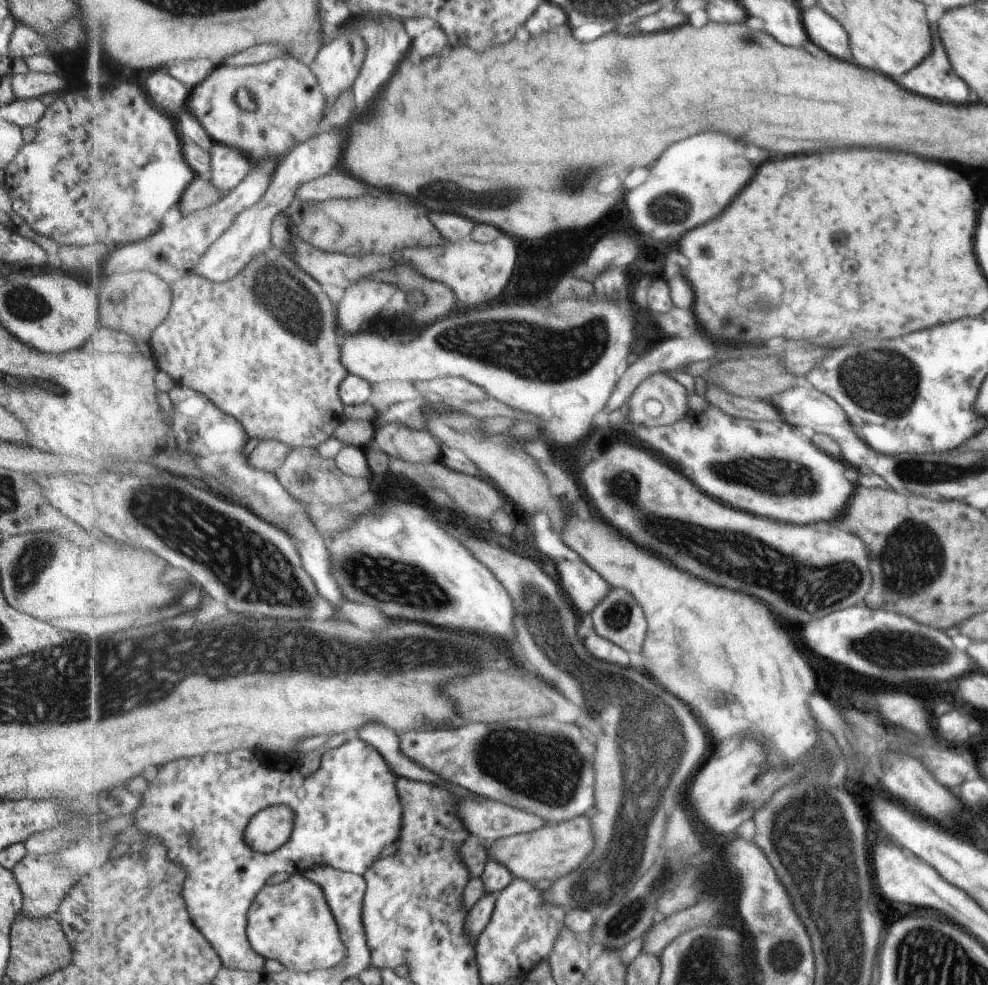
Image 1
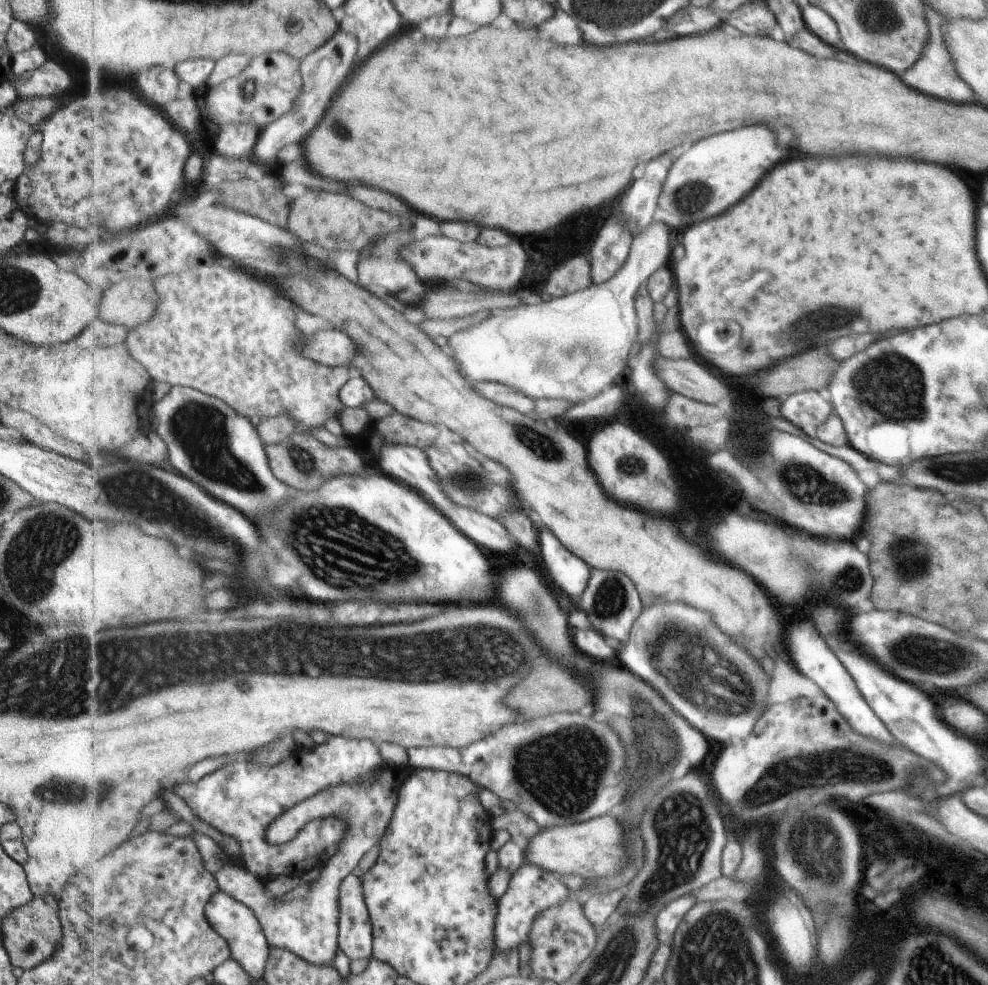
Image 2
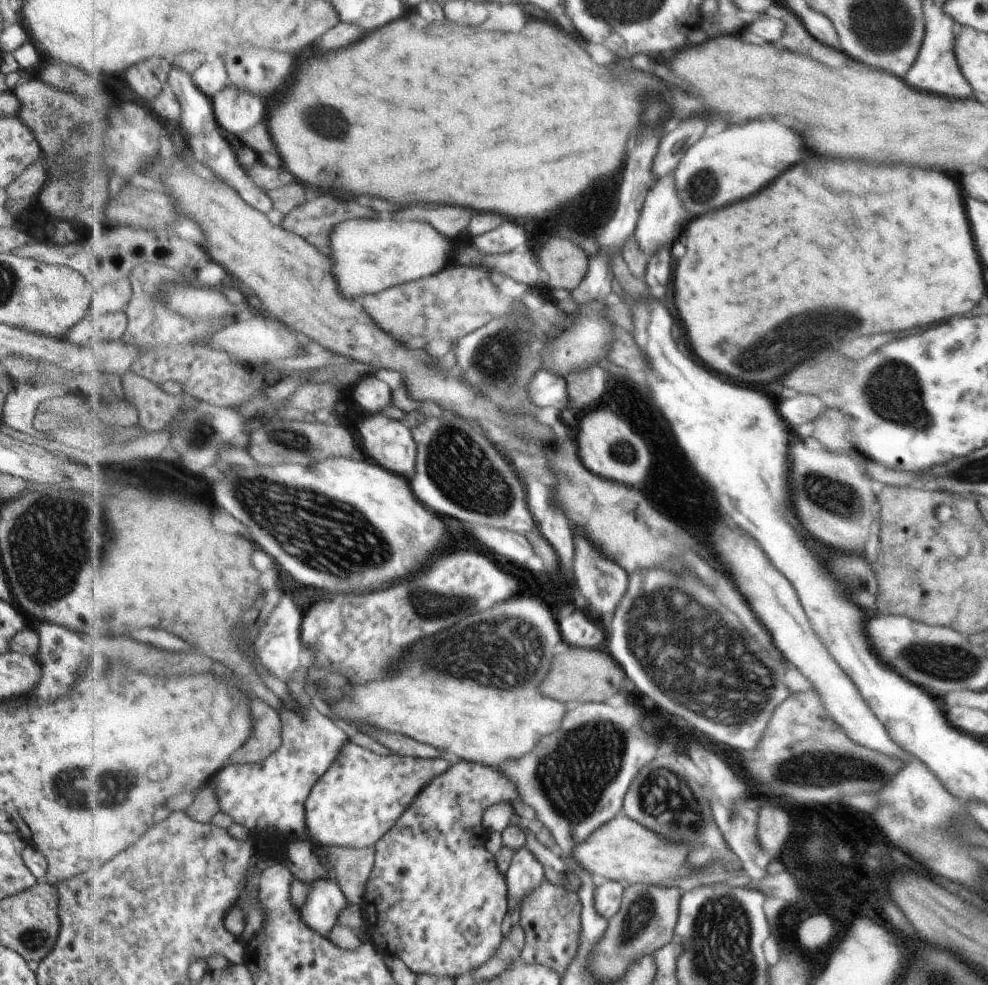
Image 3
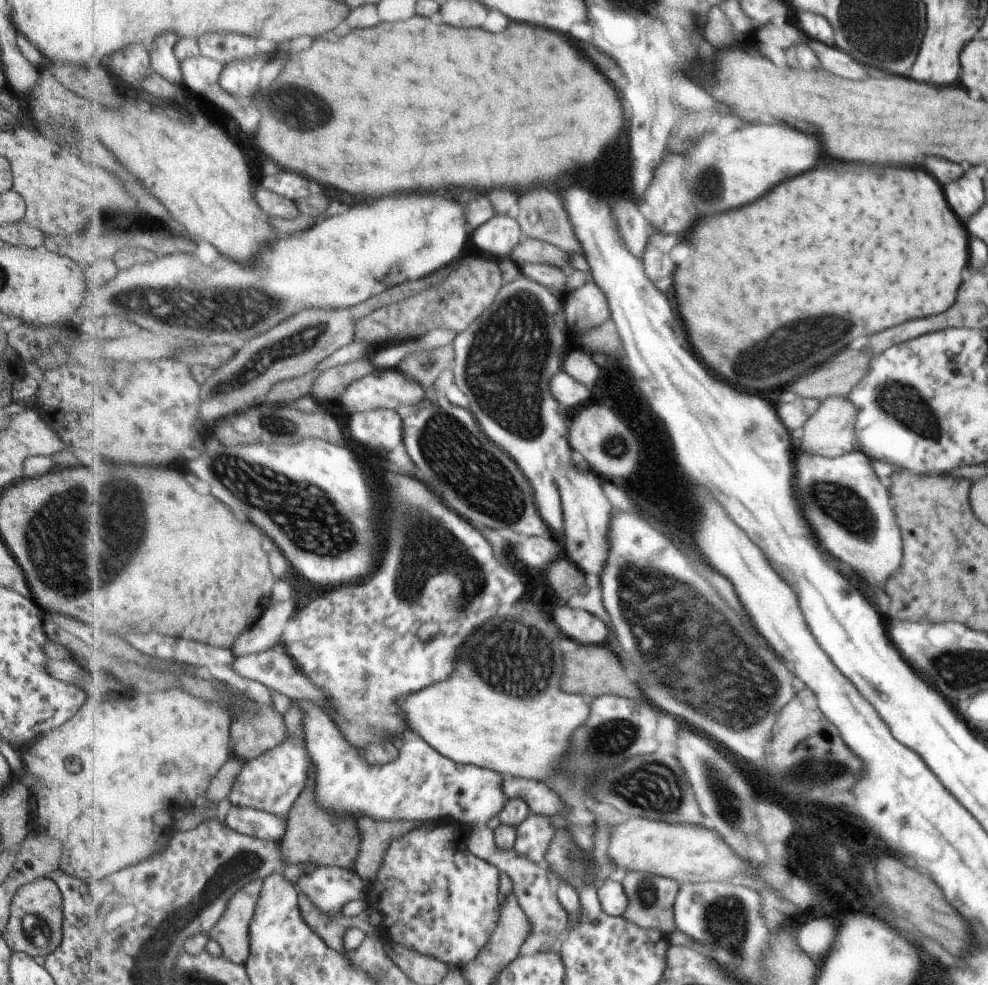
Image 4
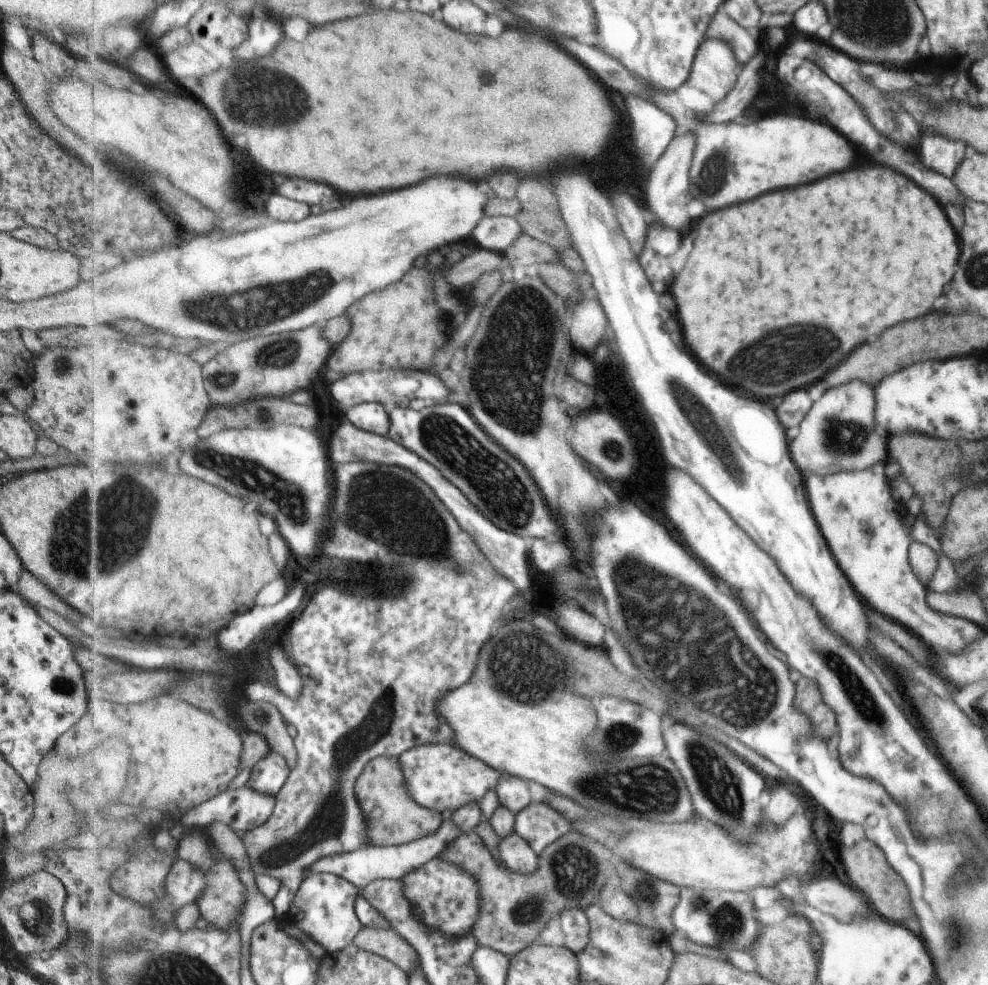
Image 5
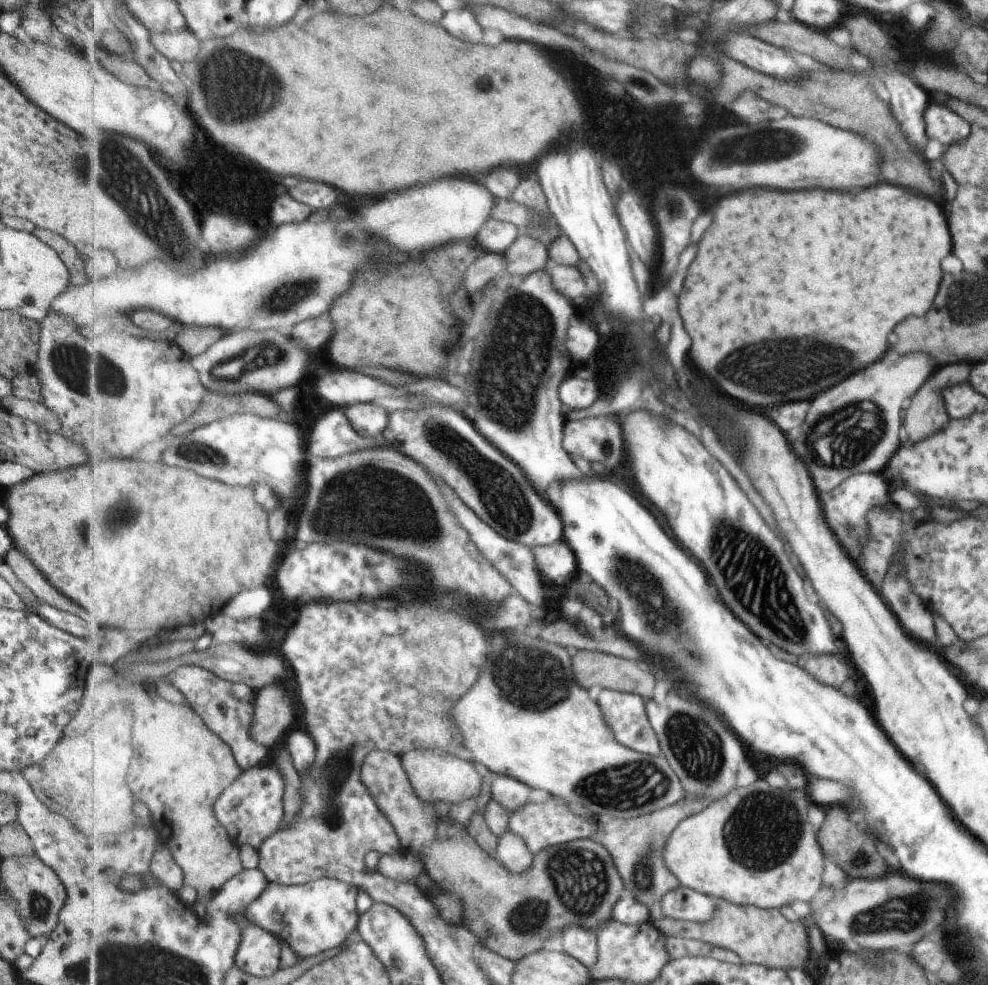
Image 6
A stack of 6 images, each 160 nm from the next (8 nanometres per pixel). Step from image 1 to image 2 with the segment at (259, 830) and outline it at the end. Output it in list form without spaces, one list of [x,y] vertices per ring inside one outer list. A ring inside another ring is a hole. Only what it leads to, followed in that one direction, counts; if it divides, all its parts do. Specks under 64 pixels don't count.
[[[385,762],[376,781],[371,780],[368,785],[362,785],[359,781],[333,785],[332,788],[317,793],[315,797],[300,802],[258,832],[258,841],[283,844],[289,842],[308,822],[315,819],[338,817],[348,823],[348,836],[340,844],[336,856],[323,866],[319,880],[312,885],[305,885],[293,895],[289,897],[271,895],[265,882],[256,879],[240,865],[230,863],[216,873],[221,891],[233,895],[252,908],[264,929],[270,948],[289,949],[298,954],[298,957],[321,966],[335,964],[337,951],[341,949],[339,948],[340,884],[346,876],[353,874],[360,860],[384,838],[400,801],[400,790],[405,781],[415,772],[415,768],[410,763],[392,765]]]

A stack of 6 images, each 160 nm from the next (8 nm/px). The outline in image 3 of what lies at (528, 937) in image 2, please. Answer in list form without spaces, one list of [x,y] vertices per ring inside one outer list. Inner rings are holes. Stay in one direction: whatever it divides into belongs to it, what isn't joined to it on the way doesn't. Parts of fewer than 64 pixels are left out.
[[[527,844],[515,852],[511,866],[504,873],[508,878],[510,910],[519,903],[523,906],[536,886],[547,880],[544,864]]]

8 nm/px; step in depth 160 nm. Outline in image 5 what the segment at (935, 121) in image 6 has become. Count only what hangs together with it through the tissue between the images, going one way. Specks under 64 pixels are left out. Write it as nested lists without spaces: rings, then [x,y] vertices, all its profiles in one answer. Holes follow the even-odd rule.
[[[922,130],[923,136],[918,144],[918,156],[924,167],[944,174],[949,178],[956,166],[965,158],[964,142],[948,139],[932,130]]]

